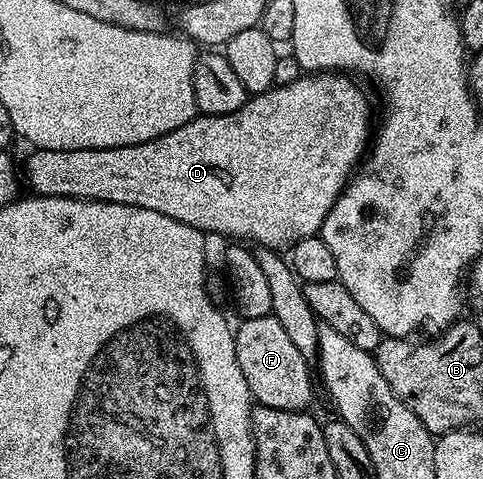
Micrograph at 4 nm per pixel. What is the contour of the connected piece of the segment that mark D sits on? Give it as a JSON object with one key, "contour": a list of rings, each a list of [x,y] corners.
{"contour":[[[316,72],[301,74],[293,82],[272,86],[267,92],[254,93],[241,106],[241,110],[233,110],[233,114],[220,116],[196,115],[191,121],[185,122],[179,129],[165,133],[164,136],[153,138],[151,141],[141,142],[139,145],[117,146],[113,149],[79,149],[79,150],[49,150],[35,148],[32,156],[27,160],[25,168],[25,184],[36,196],[60,196],[74,200],[100,200],[116,206],[128,208],[144,208],[157,210],[157,214],[165,214],[177,222],[185,222],[201,233],[216,232],[219,236],[229,237],[235,242],[250,242],[252,245],[276,250],[289,250],[301,238],[316,235],[322,229],[329,210],[333,210],[333,202],[343,193],[343,187],[358,169],[365,153],[369,148],[369,141],[373,136],[373,120],[371,124],[371,104],[363,93],[364,85],[358,79],[342,72]]]}

